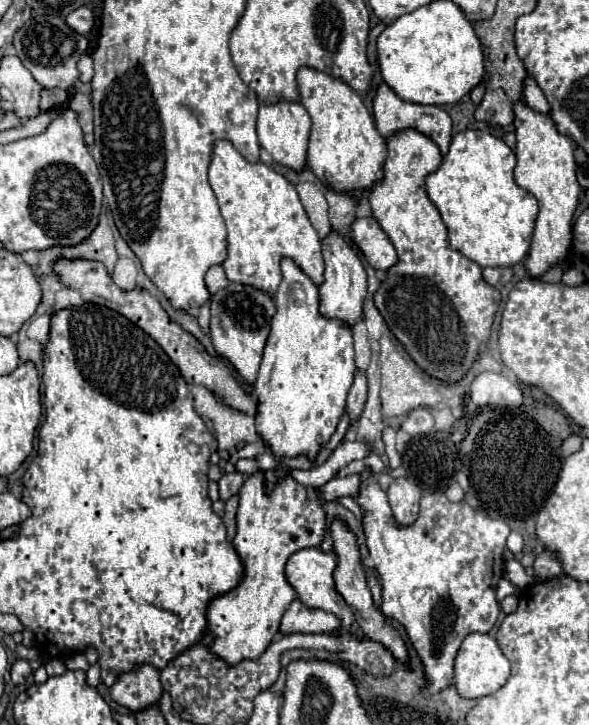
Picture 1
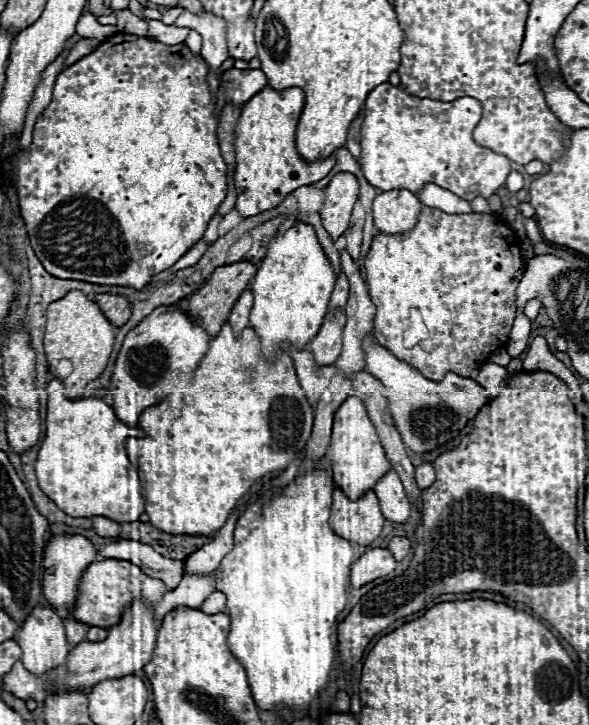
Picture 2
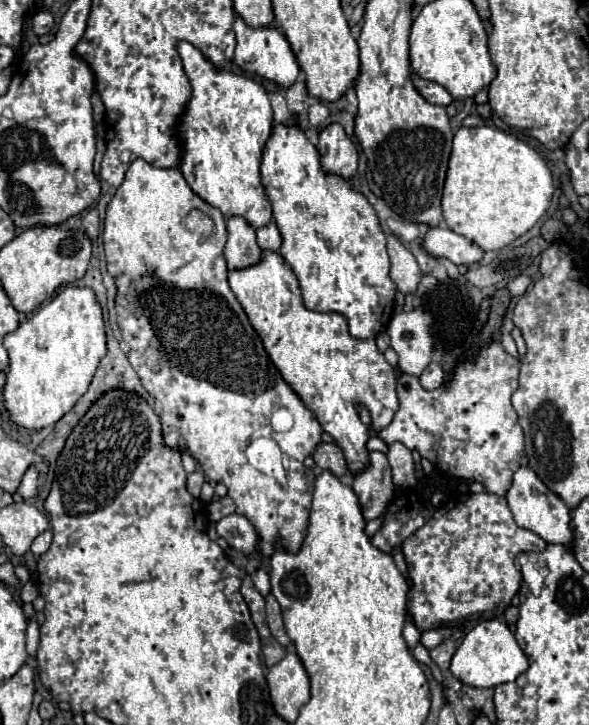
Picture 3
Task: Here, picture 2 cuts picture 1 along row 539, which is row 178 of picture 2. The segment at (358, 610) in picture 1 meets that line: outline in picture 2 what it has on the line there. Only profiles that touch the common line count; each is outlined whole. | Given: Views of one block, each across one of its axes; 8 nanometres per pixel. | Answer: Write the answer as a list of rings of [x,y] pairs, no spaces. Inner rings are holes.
[[[348,172],[336,174],[326,186],[320,218],[332,240],[338,240],[346,232],[358,194],[360,194],[358,180]]]

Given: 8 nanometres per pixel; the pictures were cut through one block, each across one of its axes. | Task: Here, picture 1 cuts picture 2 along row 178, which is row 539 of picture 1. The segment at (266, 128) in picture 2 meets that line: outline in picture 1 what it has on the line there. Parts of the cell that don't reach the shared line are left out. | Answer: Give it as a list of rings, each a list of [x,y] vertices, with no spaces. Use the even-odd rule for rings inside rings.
[[[256,472],[246,478],[240,488],[240,506],[236,514],[238,532],[234,538],[234,548],[242,560],[244,576],[234,586],[228,596],[216,596],[210,600],[206,610],[208,630],[214,636],[210,650],[226,662],[242,662],[246,658],[260,658],[272,636],[280,628],[280,620],[296,598],[294,588],[284,576],[284,566],[288,558],[302,550],[320,546],[324,536],[324,510],[320,502],[308,500],[306,490],[294,478],[284,478],[272,494],[266,492],[264,474]]]

